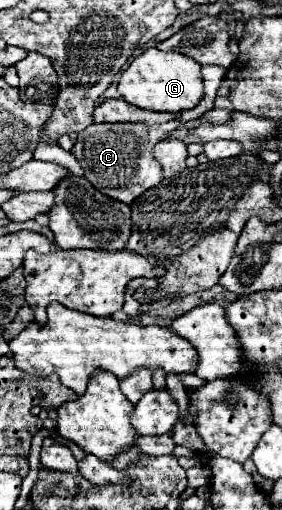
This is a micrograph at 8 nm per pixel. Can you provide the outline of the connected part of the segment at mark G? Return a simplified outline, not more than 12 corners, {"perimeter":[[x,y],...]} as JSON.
{"perimeter":[[147,49],[121,73],[135,107],[193,109],[205,95],[201,65]]}

